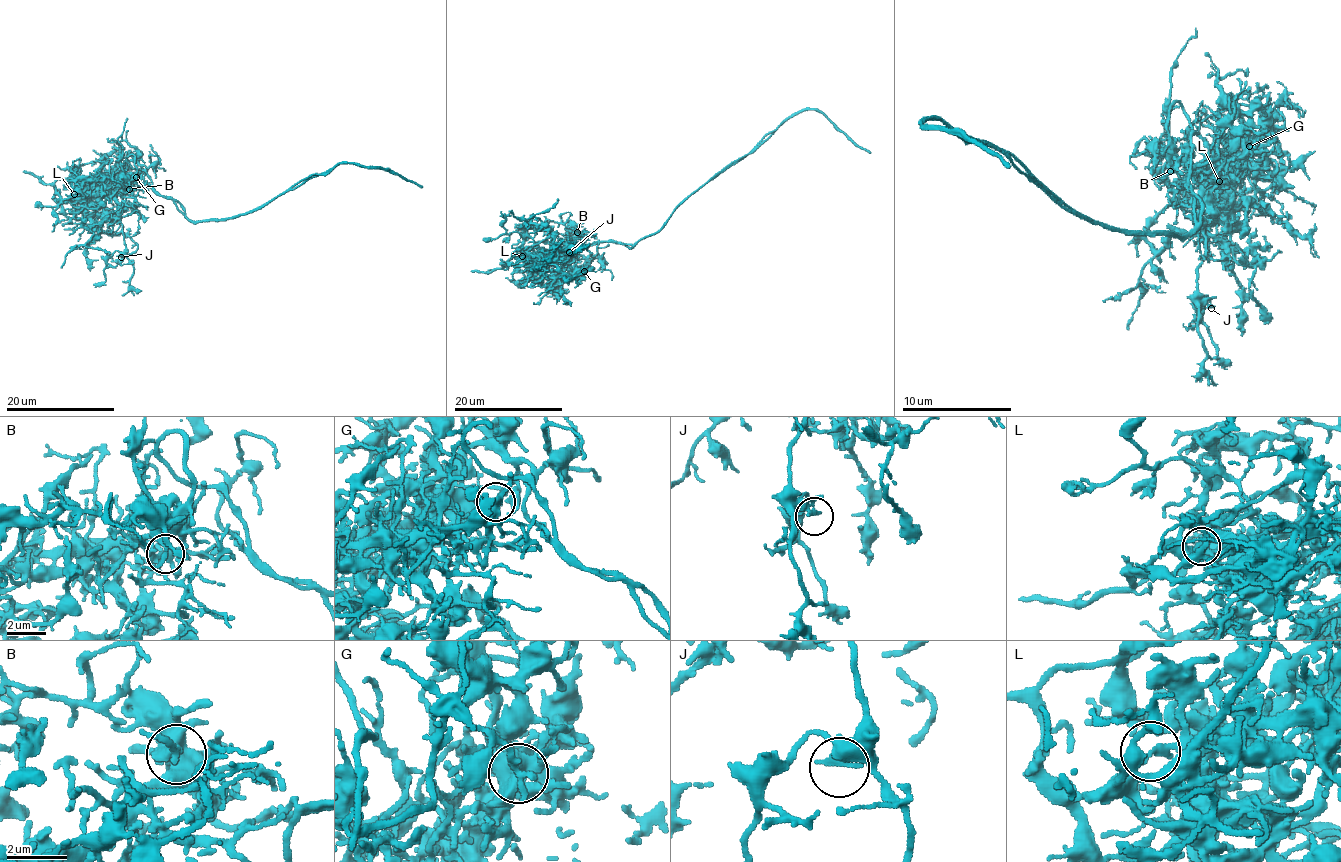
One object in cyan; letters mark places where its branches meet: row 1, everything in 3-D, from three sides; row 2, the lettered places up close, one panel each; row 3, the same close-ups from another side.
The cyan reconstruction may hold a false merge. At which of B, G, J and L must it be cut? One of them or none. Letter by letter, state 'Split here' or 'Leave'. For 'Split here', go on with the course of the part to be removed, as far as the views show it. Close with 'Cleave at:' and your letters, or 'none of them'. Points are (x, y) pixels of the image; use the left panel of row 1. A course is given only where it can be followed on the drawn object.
B: Leave
G: Leave
J: Leave
L: Split here. Course of the part to remove: (74, 194), (60, 204), (68, 216), (122, 226), (125, 249), (93, 285)
Cleave at: L

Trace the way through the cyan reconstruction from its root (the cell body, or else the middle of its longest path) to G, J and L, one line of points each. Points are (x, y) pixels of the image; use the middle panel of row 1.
G: (672, 214), (660, 229), (634, 244), (601, 241), (590, 259), (590, 266), (584, 271)
J: (672, 214), (660, 229), (634, 244), (600, 241), (570, 251), (567, 248), (571, 246), (569, 252)
L: (672, 214), (660, 229), (634, 244), (600, 241), (581, 248), (573, 247), (566, 254), (543, 252), (522, 256)

